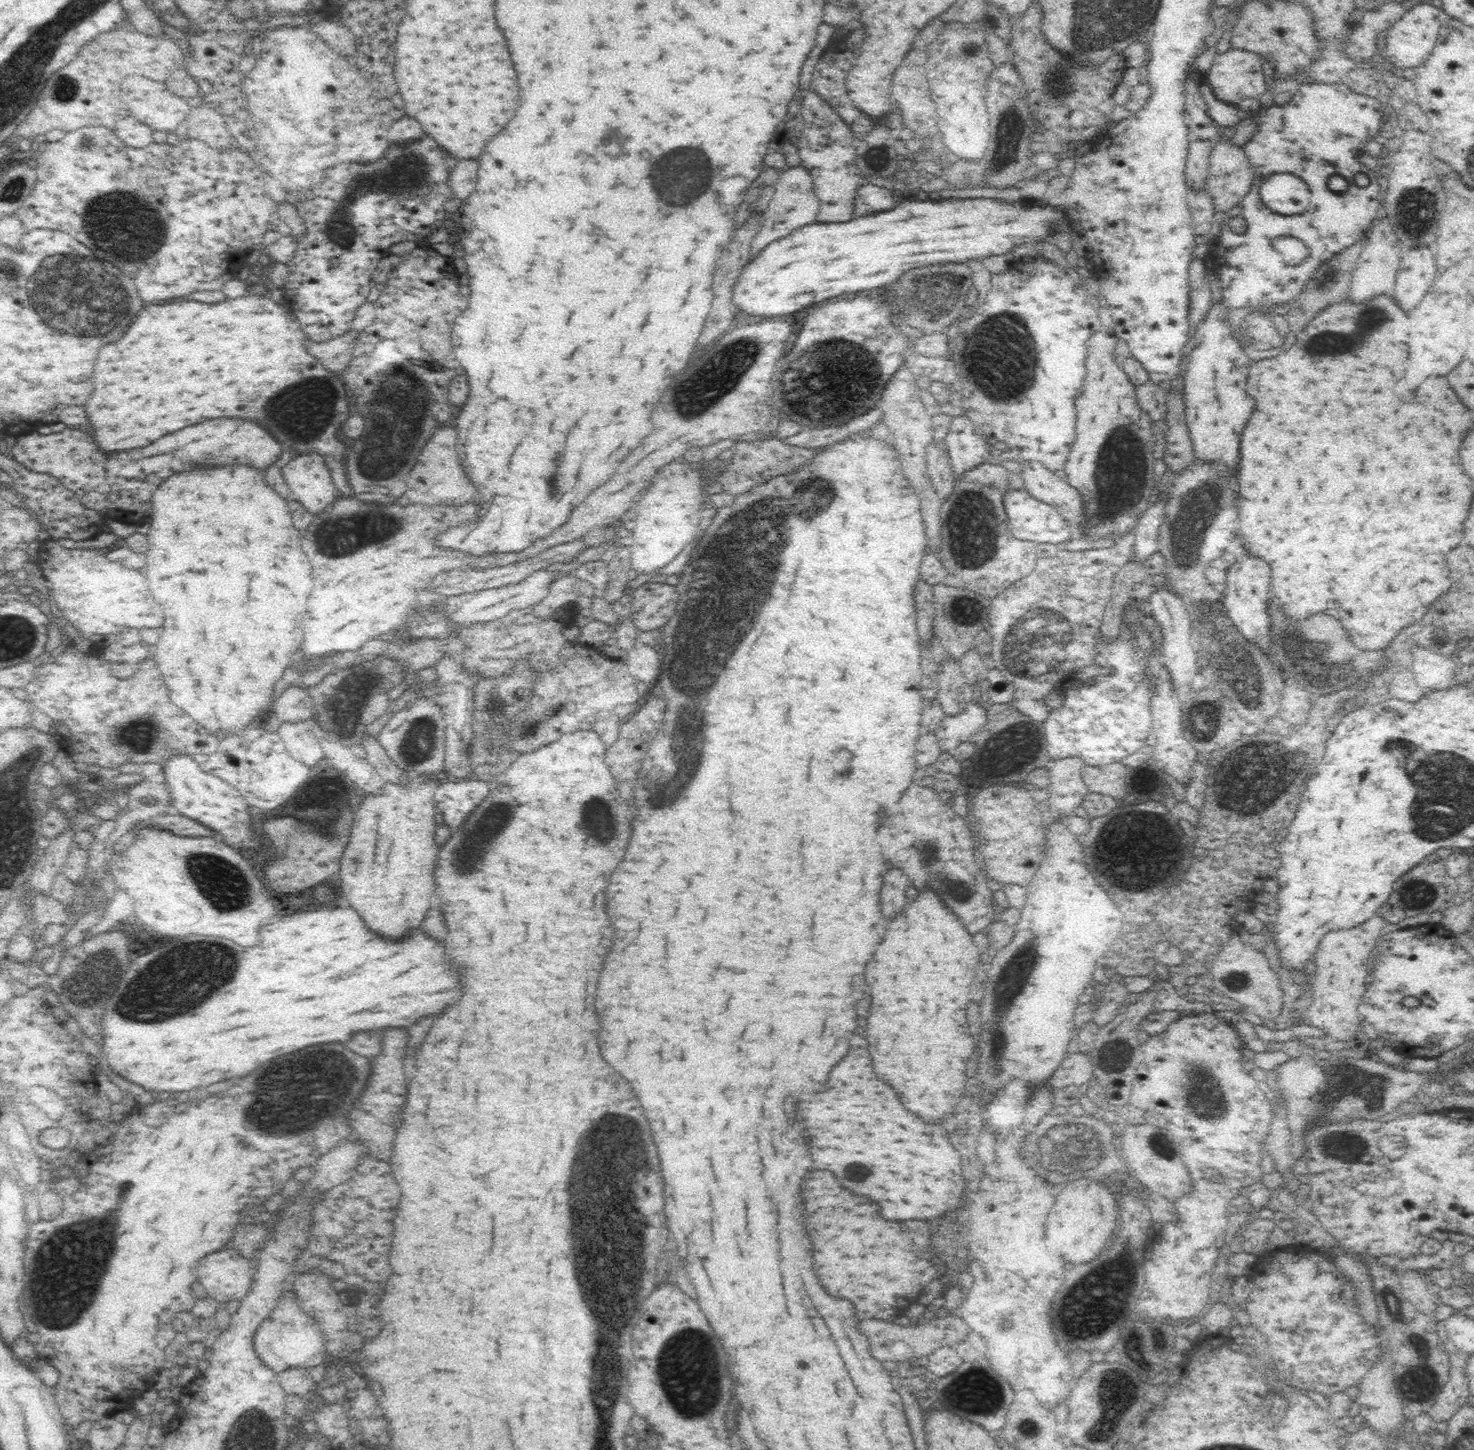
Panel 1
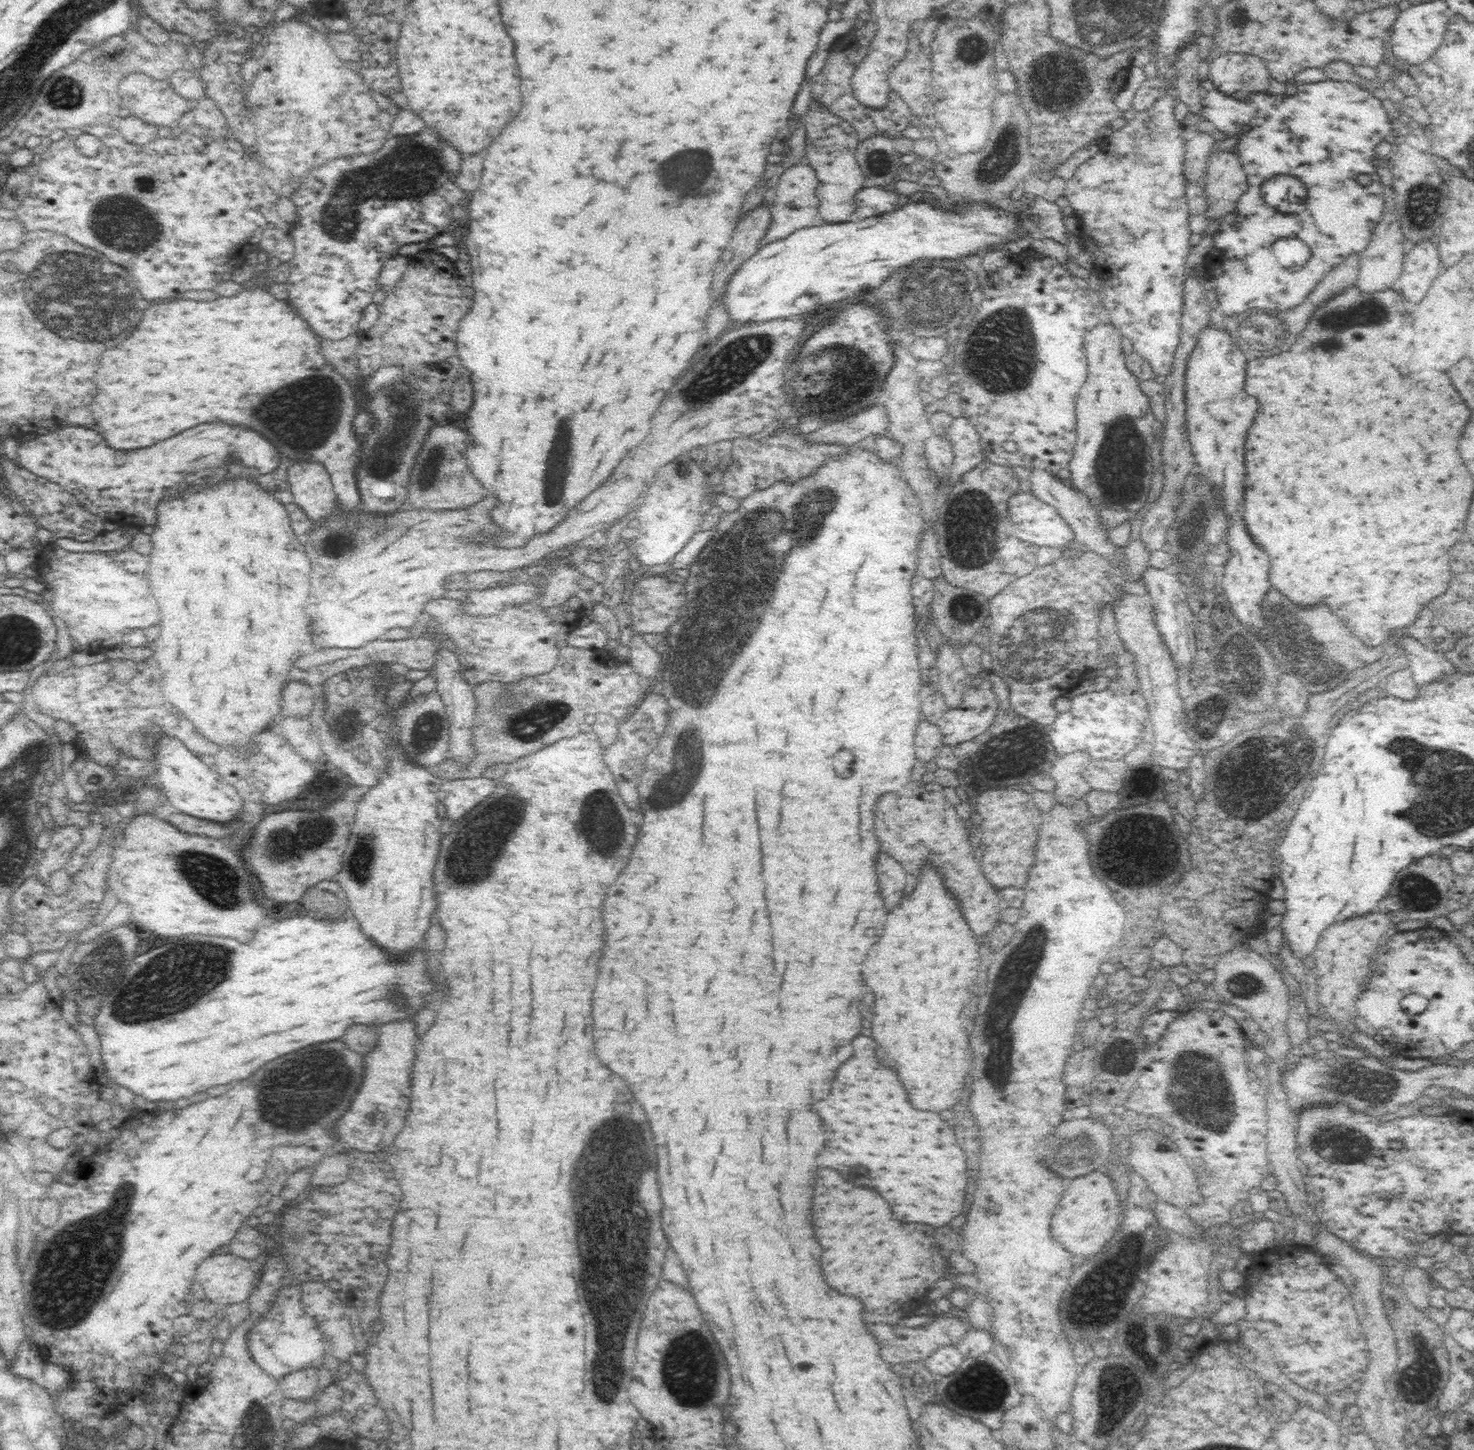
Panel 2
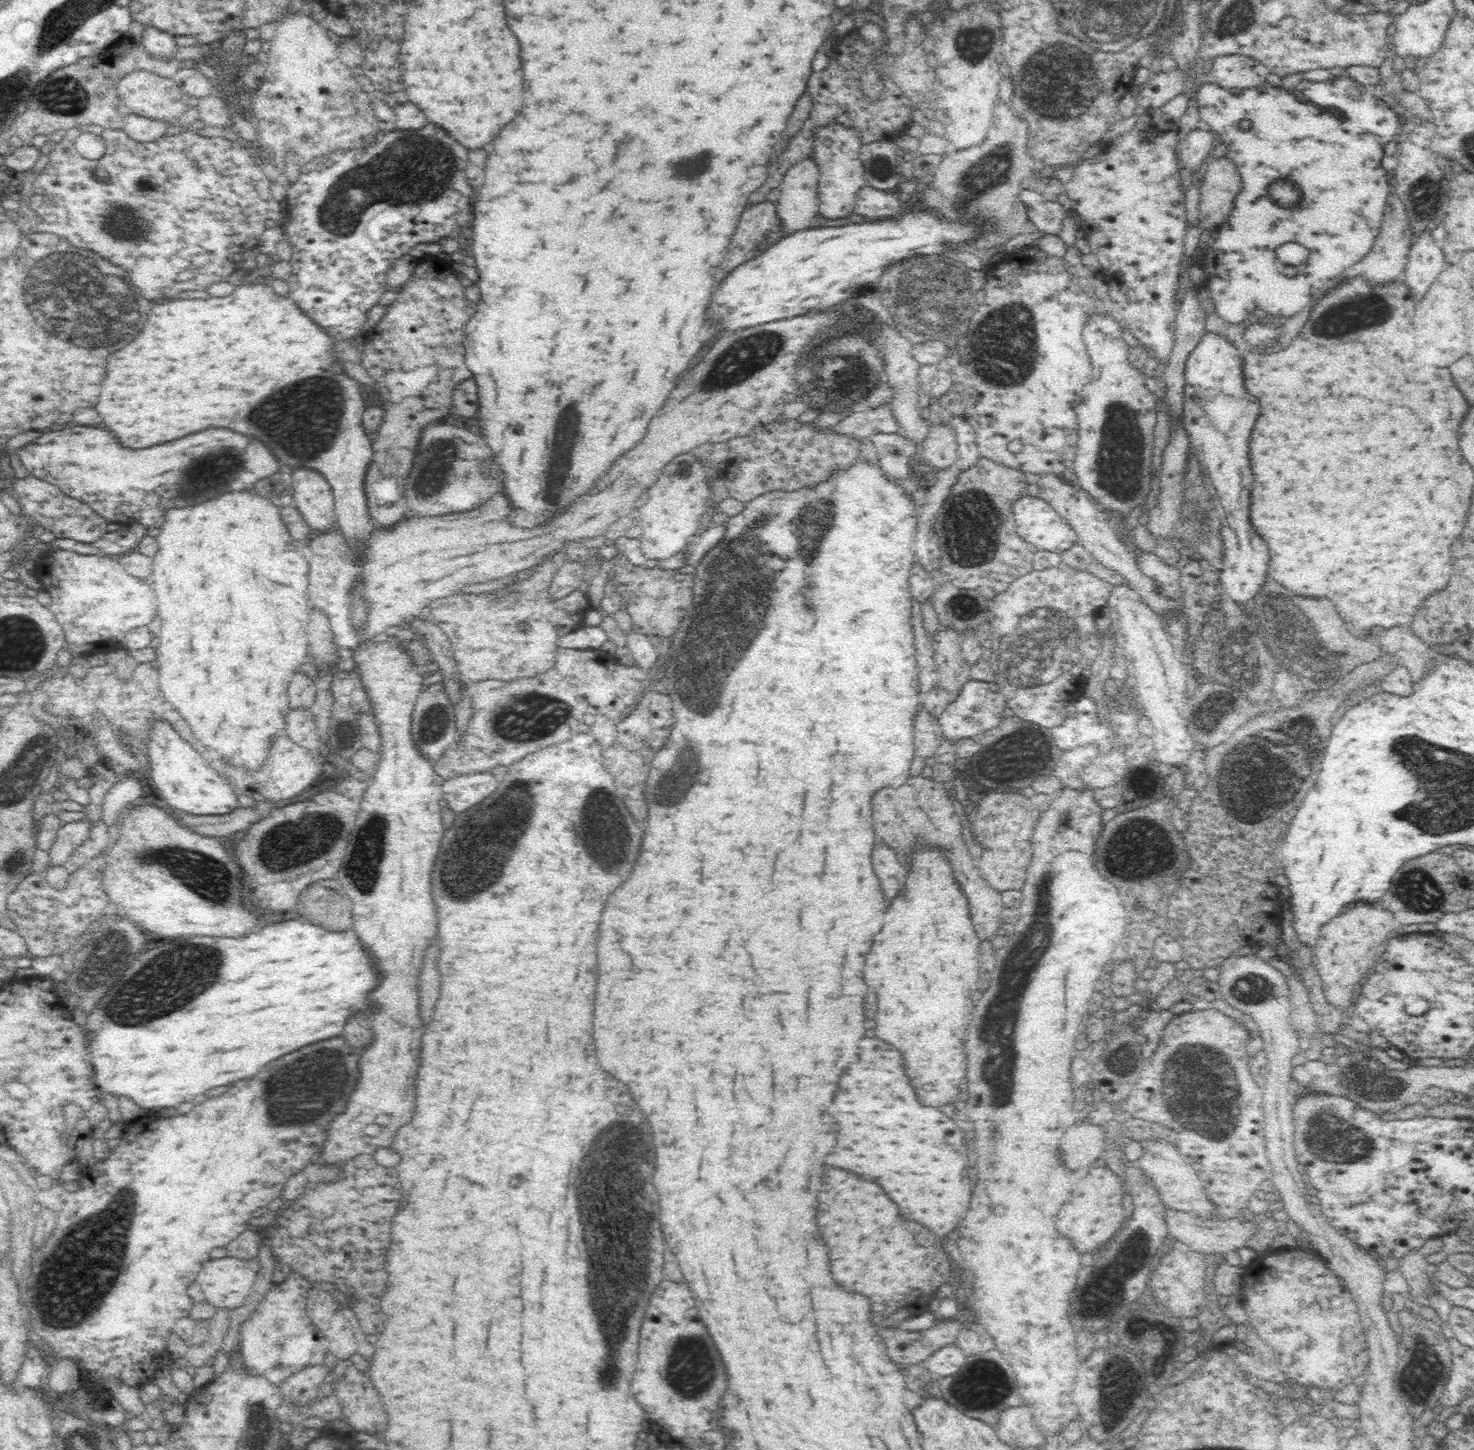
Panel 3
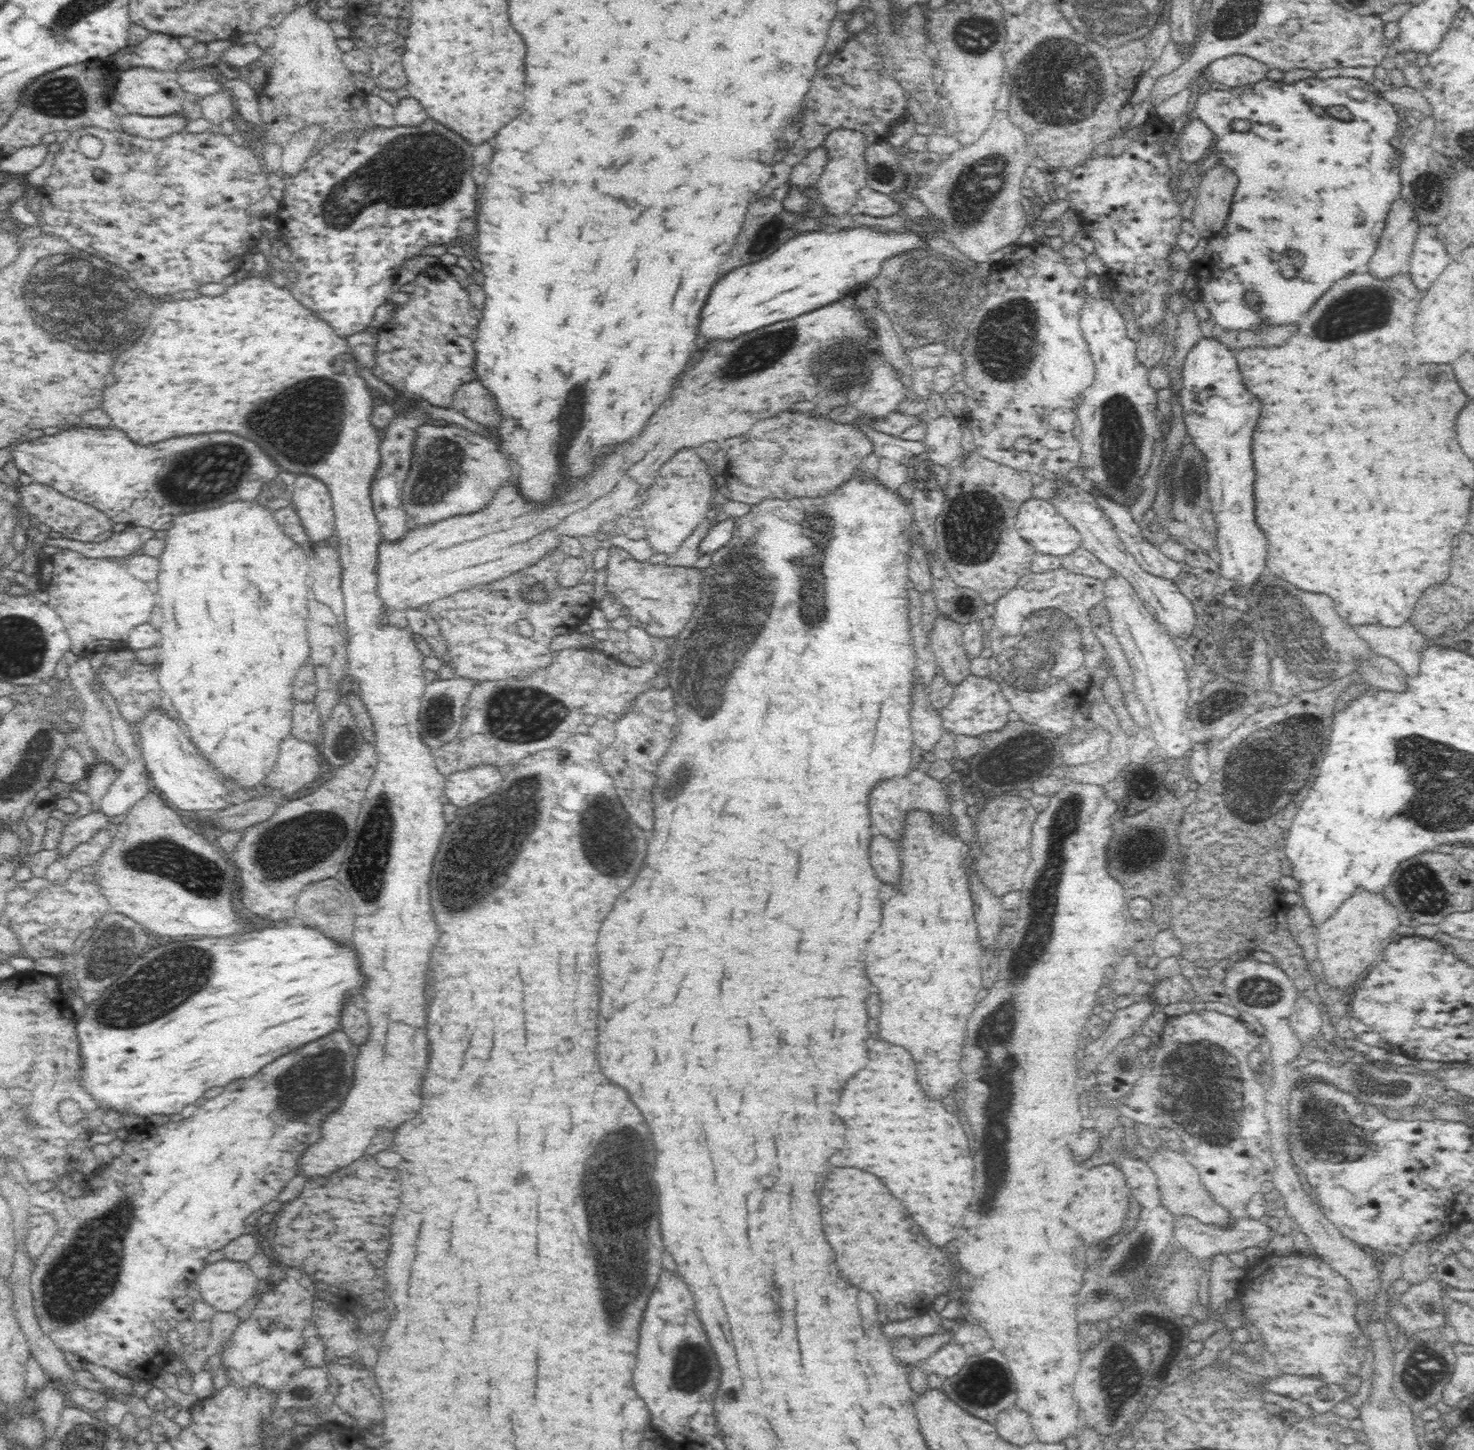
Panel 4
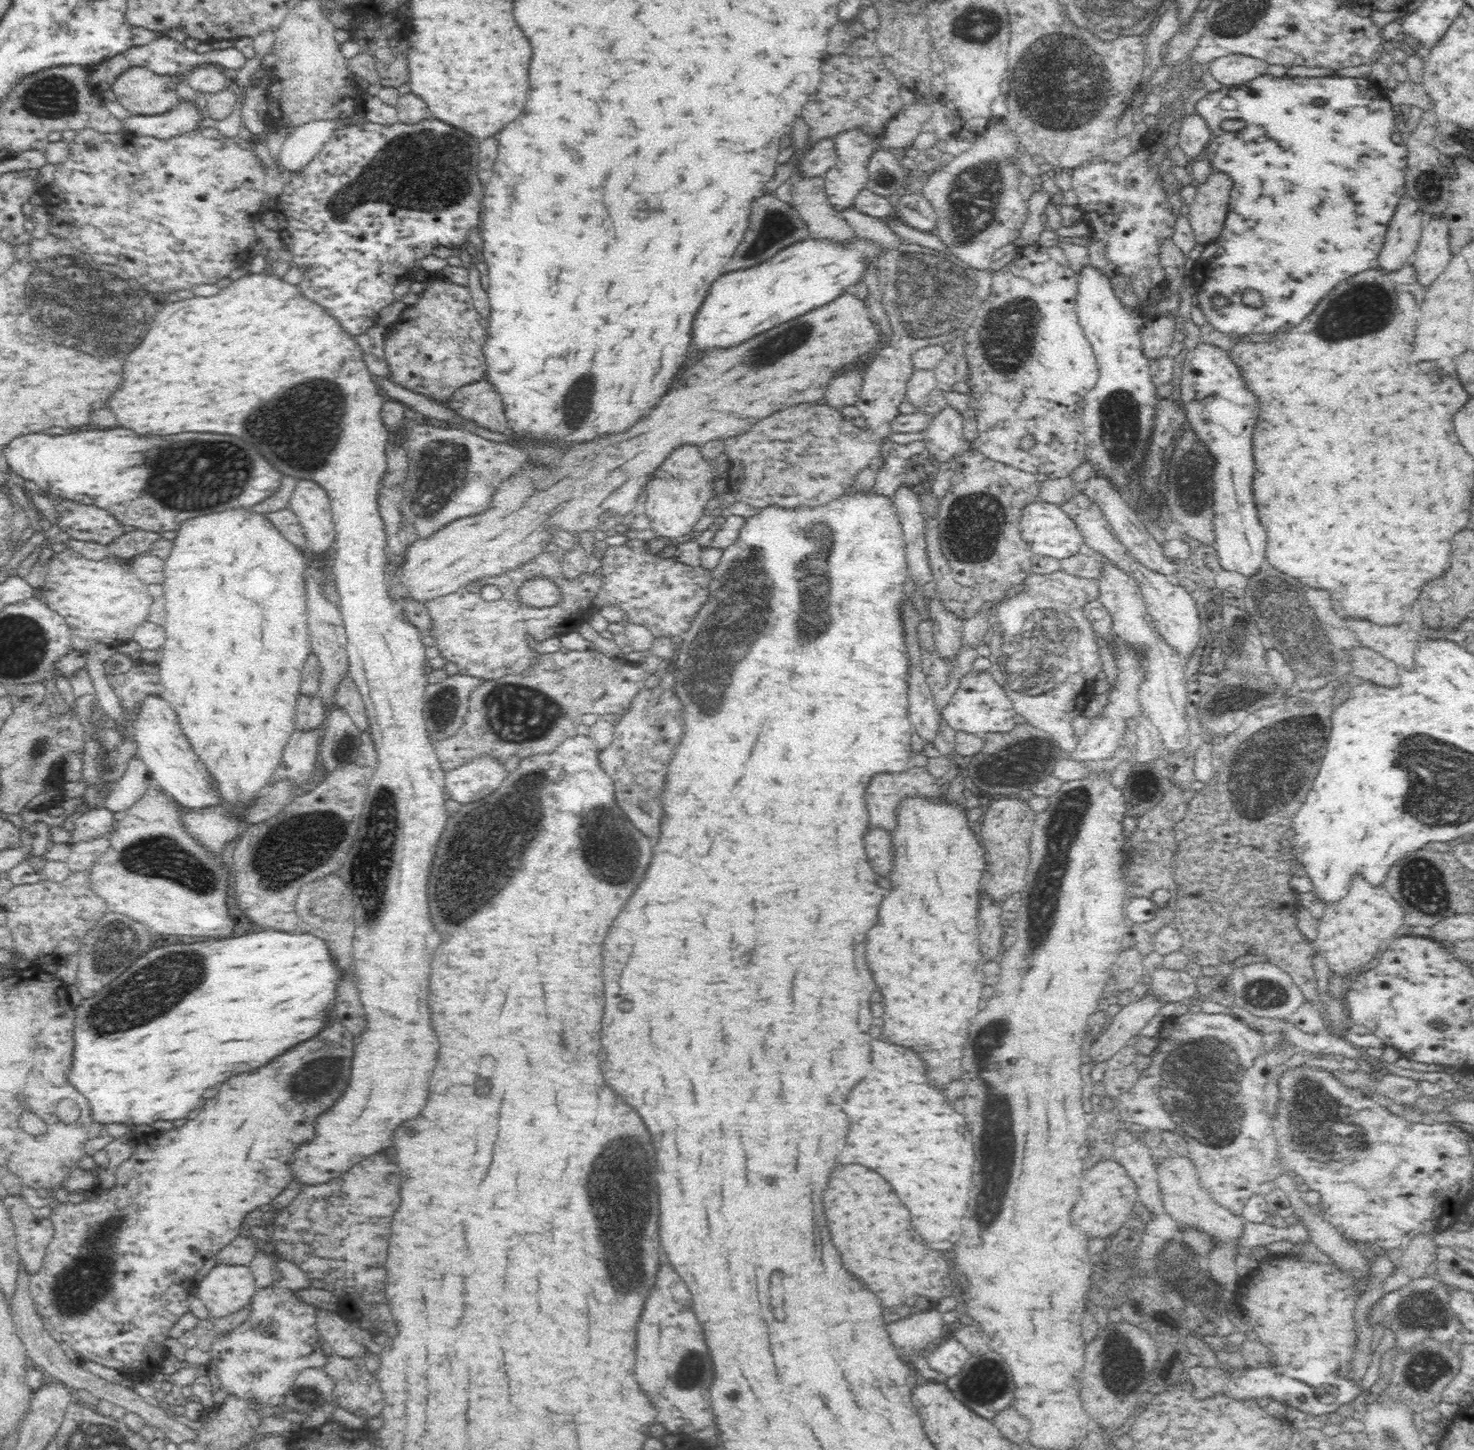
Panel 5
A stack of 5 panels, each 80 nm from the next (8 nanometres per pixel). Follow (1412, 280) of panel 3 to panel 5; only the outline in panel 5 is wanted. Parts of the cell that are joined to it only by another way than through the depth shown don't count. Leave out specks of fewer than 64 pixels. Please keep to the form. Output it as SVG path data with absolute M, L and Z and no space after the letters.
M1443 214L1427 218L1422 230L1416 254L1414 254L1414 268L1418 272L1418 282L1422 286L1430 286L1436 276L1446 270L1450 262L1450 248L1448 248L1448 218Z

